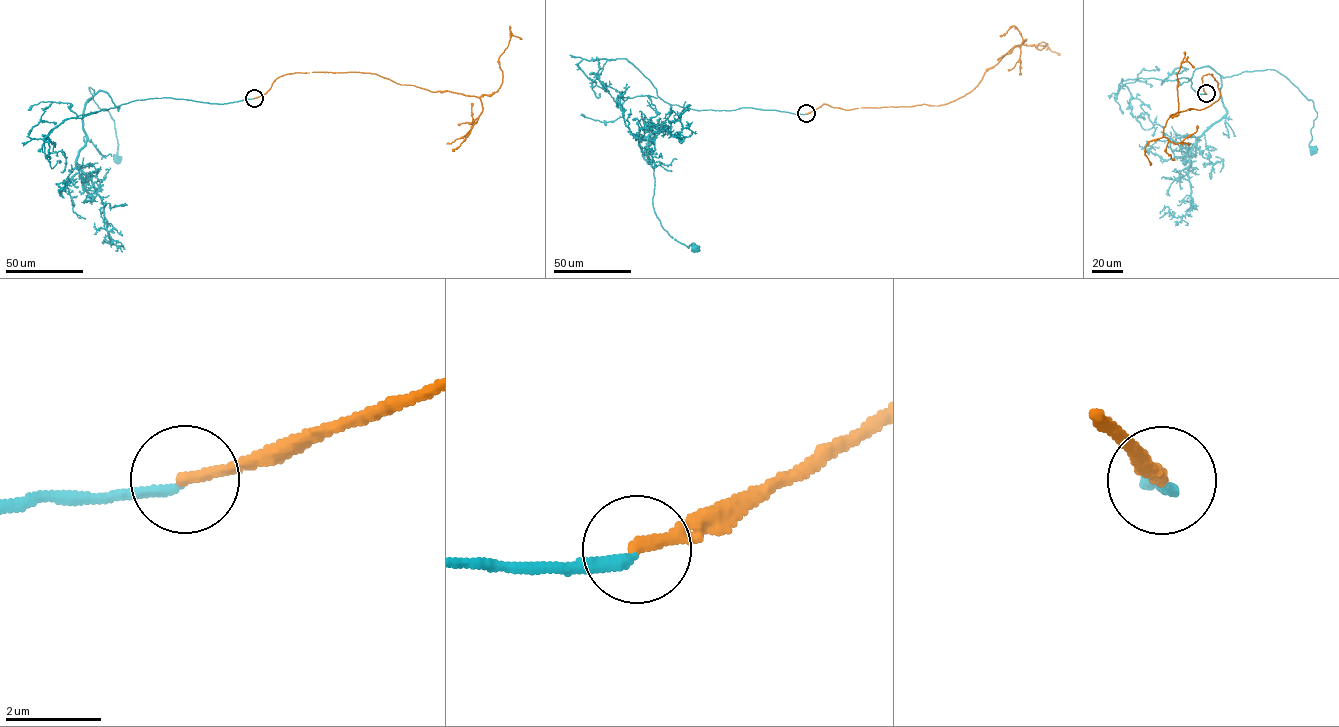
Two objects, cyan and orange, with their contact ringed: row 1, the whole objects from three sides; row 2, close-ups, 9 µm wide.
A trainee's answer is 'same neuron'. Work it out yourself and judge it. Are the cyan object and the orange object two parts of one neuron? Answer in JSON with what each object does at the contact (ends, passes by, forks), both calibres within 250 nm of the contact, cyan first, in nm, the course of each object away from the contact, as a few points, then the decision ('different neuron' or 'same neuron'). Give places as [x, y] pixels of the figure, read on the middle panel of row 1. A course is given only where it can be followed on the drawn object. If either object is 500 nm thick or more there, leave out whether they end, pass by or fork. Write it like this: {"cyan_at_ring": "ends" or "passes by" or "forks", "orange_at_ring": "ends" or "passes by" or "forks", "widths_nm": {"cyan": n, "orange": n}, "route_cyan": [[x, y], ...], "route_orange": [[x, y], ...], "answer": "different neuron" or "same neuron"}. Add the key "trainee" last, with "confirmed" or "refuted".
{"cyan_at_ring": "ends", "orange_at_ring": "ends", "widths_nm": {"cyan": 200, "orange": 280}, "route_cyan": [[806, 114], [671, 105], [644, 154], [653, 169], [652, 206], [673, 238], [689, 248], [694, 243], [695, 248]], "route_orange": [[806, 114], [825, 104], [846, 110], [945, 104], [970, 92], [1014, 46], [1041, 49], [1044, 42], [1060, 54]], "answer": "different neuron", "trainee": "refuted"}

